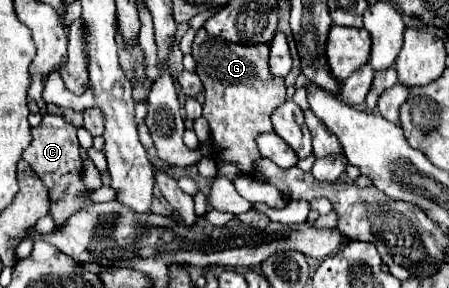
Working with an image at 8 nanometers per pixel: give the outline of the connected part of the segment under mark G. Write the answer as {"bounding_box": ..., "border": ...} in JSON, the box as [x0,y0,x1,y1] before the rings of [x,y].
{"bounding_box":[193,28,285,174],"border":[[[205,28],[197,30],[197,36],[193,40],[193,58],[197,62],[197,76],[203,82],[205,88],[205,102],[203,102],[203,116],[209,122],[211,128],[211,138],[213,138],[213,148],[215,156],[225,162],[233,162],[239,166],[243,174],[253,172],[253,162],[261,158],[255,136],[259,132],[271,132],[271,114],[273,110],[285,102],[285,82],[283,78],[275,78],[269,72],[269,44],[259,44],[259,46],[243,46],[243,44],[233,44],[223,38],[211,36]]]}

